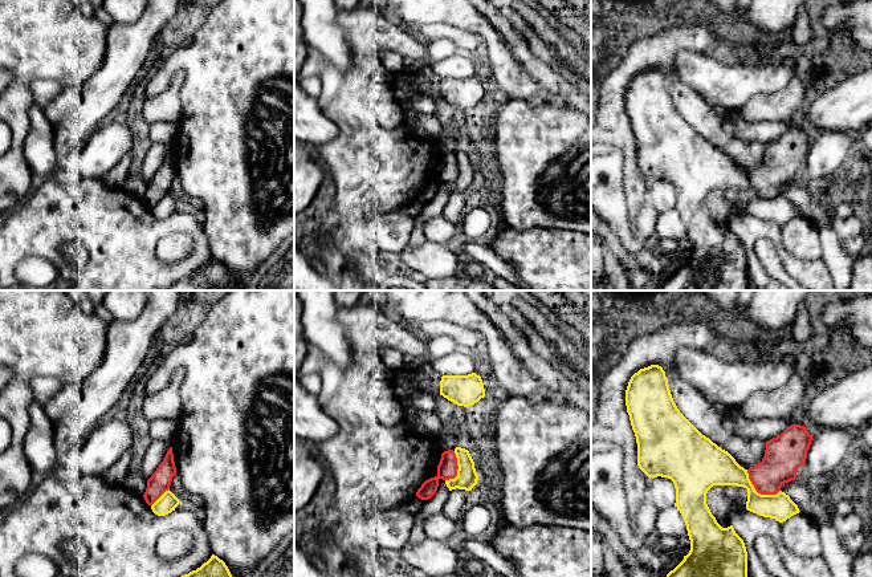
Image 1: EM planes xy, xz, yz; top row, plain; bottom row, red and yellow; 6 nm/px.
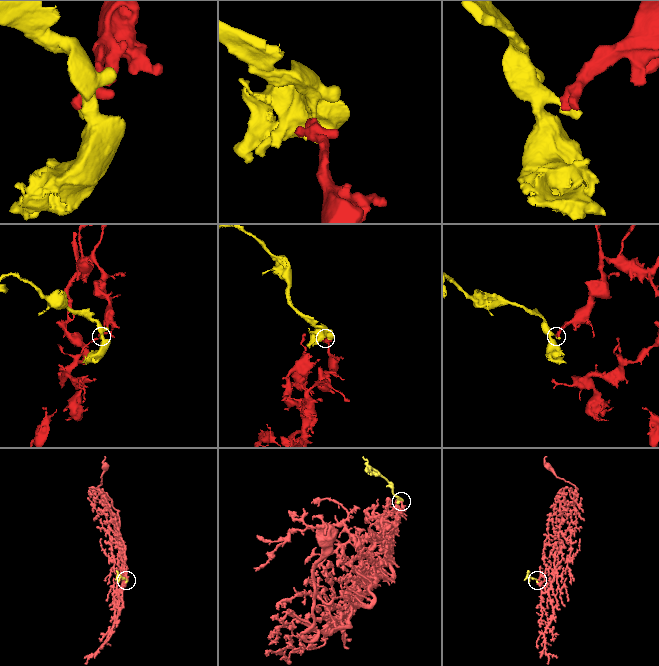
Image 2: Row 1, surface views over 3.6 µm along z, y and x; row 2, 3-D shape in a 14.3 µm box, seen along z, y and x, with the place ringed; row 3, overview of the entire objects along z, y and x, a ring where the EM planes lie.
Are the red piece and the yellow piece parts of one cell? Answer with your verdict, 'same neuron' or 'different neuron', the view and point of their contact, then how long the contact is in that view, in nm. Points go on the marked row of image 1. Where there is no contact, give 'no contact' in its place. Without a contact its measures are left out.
different neuron | yz (758, 492) | 240 nm

